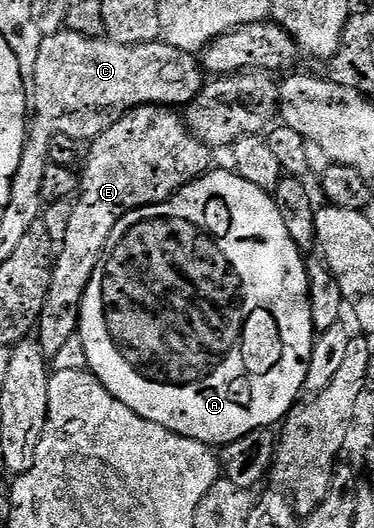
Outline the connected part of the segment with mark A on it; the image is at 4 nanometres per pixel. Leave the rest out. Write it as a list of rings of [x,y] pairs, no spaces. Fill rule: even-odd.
[[[217,170],[209,171],[207,174],[201,176],[199,180],[192,181],[191,184],[186,185],[185,188],[180,189],[176,195],[170,197],[168,200],[164,200],[161,204],[151,204],[145,208],[130,210],[118,222],[118,226],[114,226],[114,230],[108,235],[108,241],[104,247],[102,258],[90,278],[90,286],[86,286],[86,294],[80,303],[80,331],[78,333],[84,348],[87,350],[88,368],[92,375],[98,377],[102,384],[106,386],[120,402],[126,406],[130,406],[130,410],[134,410],[142,418],[166,426],[166,430],[176,432],[178,435],[185,436],[186,438],[200,440],[203,444],[209,446],[223,446],[234,442],[238,438],[242,438],[242,434],[250,434],[250,430],[272,428],[273,426],[279,425],[284,417],[287,416],[288,411],[292,409],[292,405],[301,399],[302,393],[305,391],[304,383],[306,382],[308,363],[310,362],[314,341],[314,329],[311,320],[311,298],[309,296],[310,269],[308,270],[307,266],[304,265],[305,253],[294,242],[290,230],[286,230],[286,222],[278,210],[275,199],[273,199],[267,191],[260,189],[252,182],[248,182],[246,178],[237,175],[235,171],[216,171]]]

